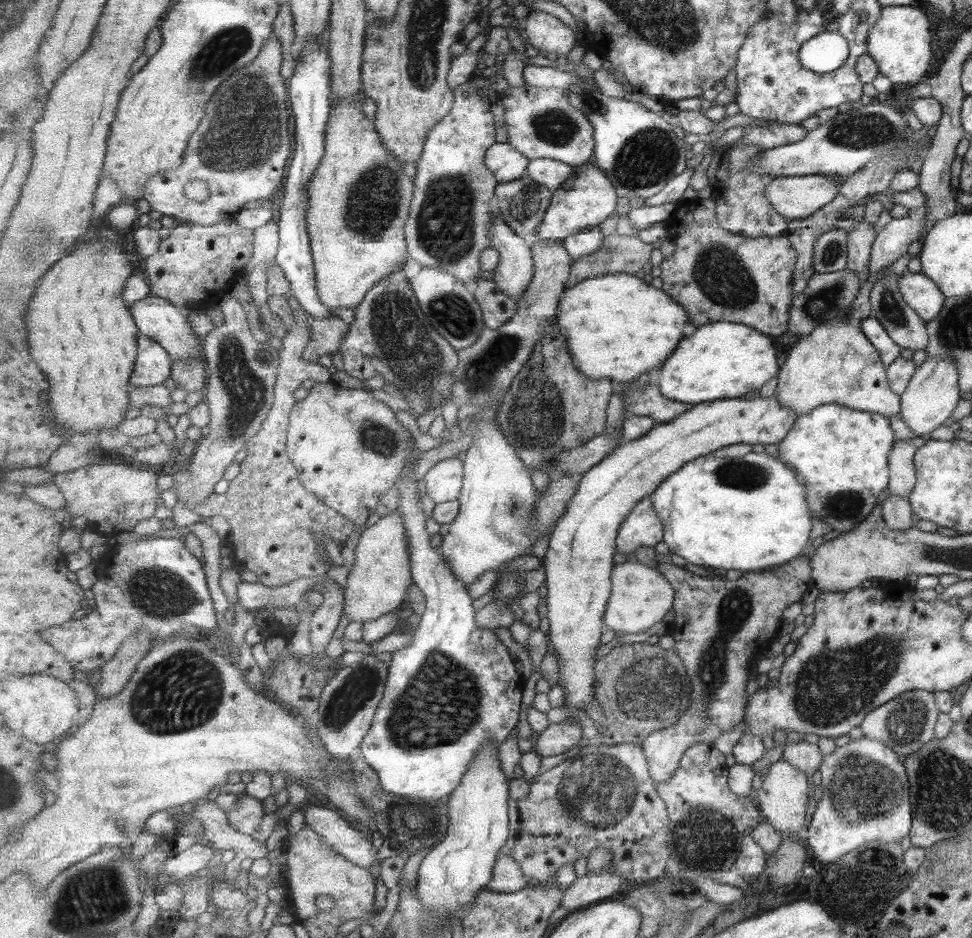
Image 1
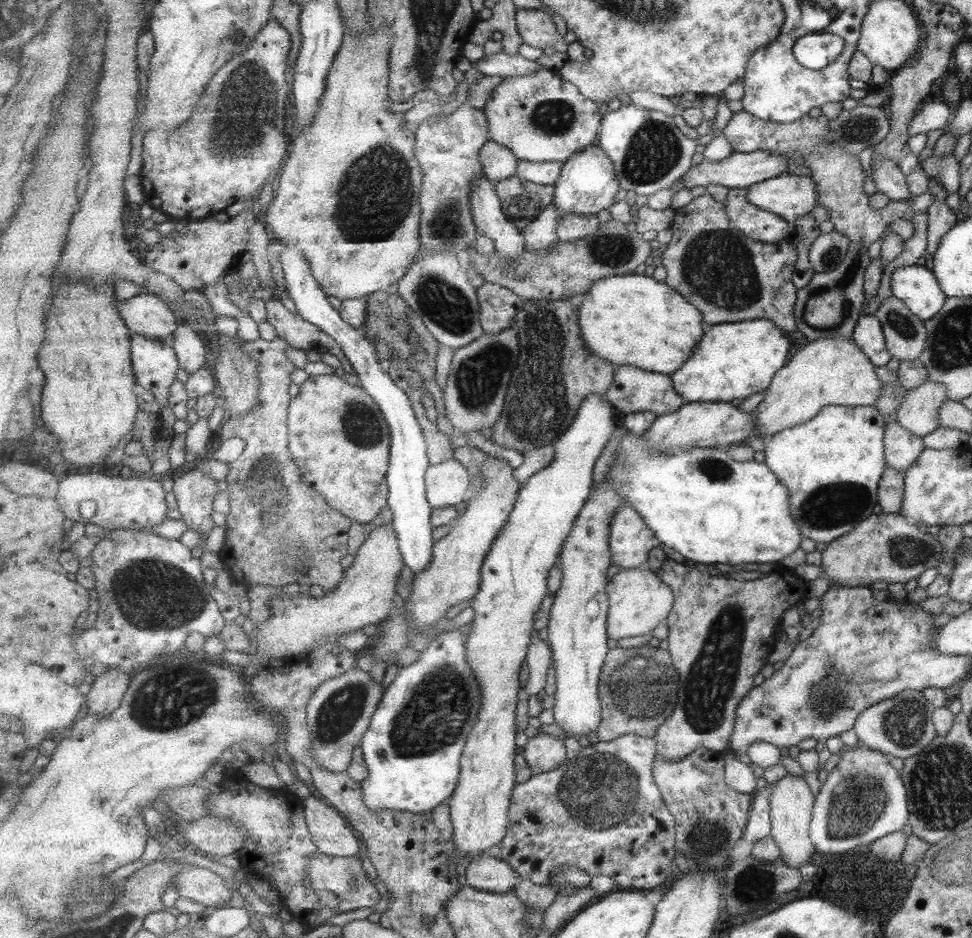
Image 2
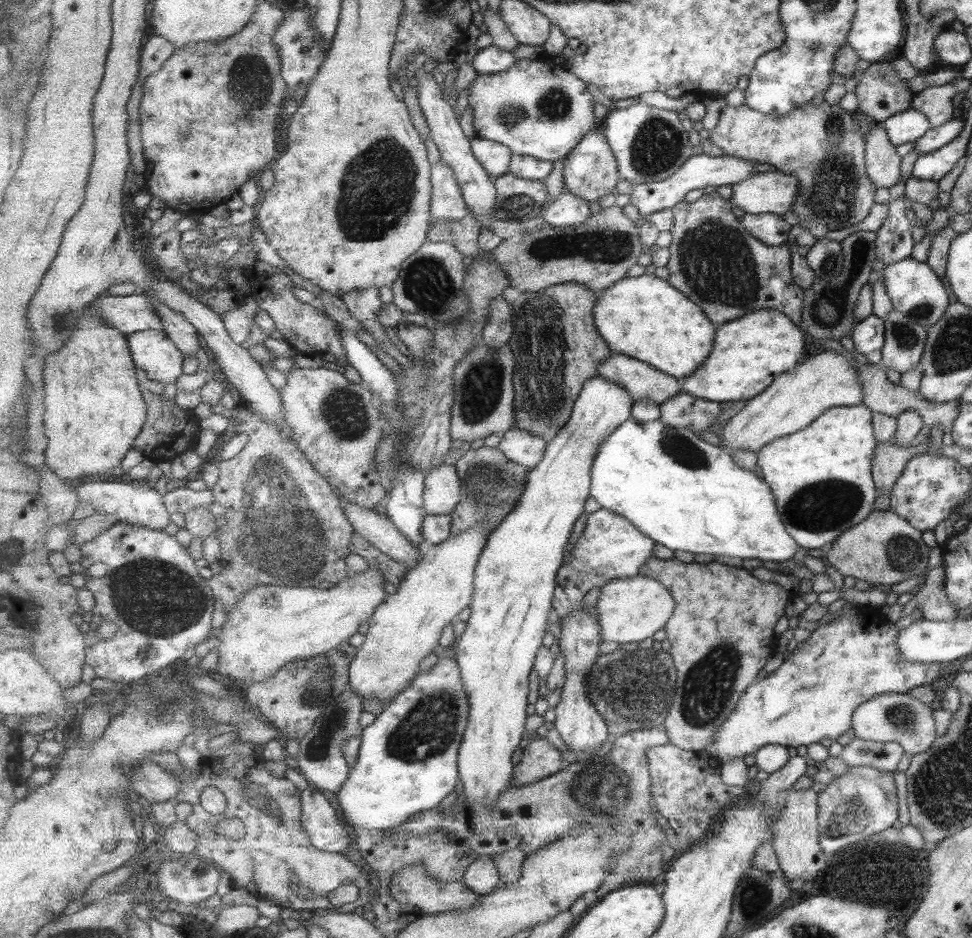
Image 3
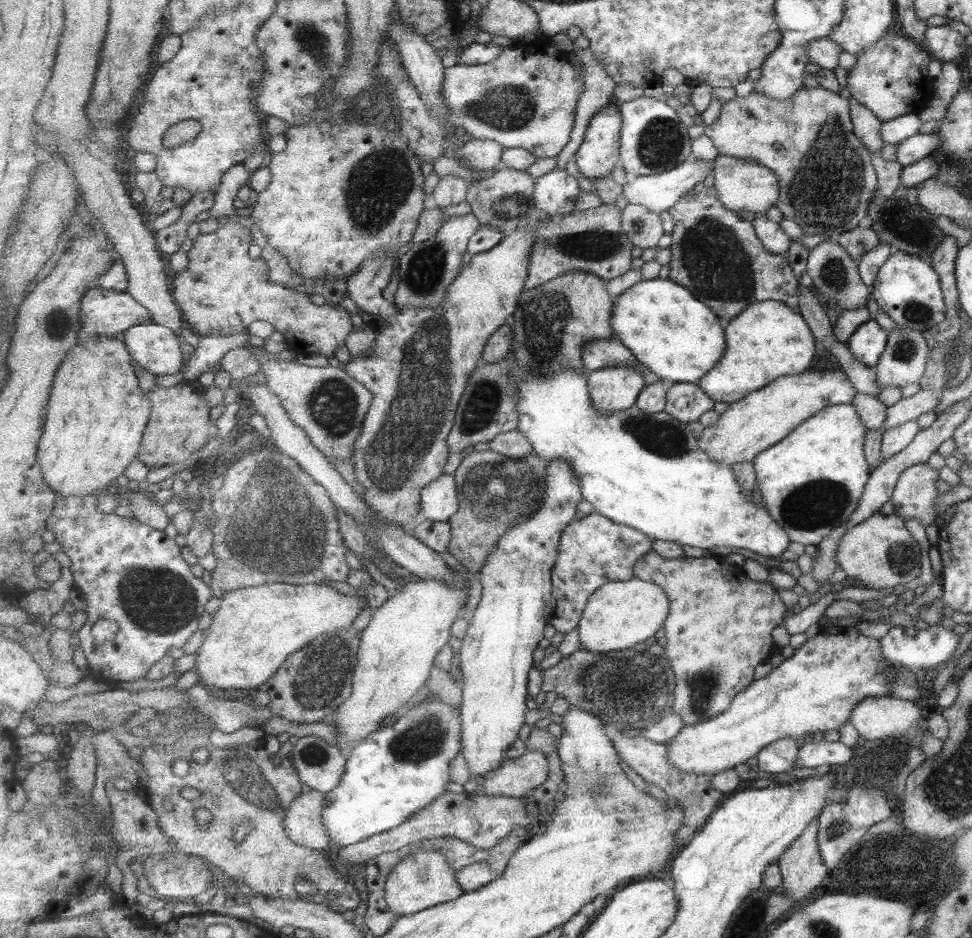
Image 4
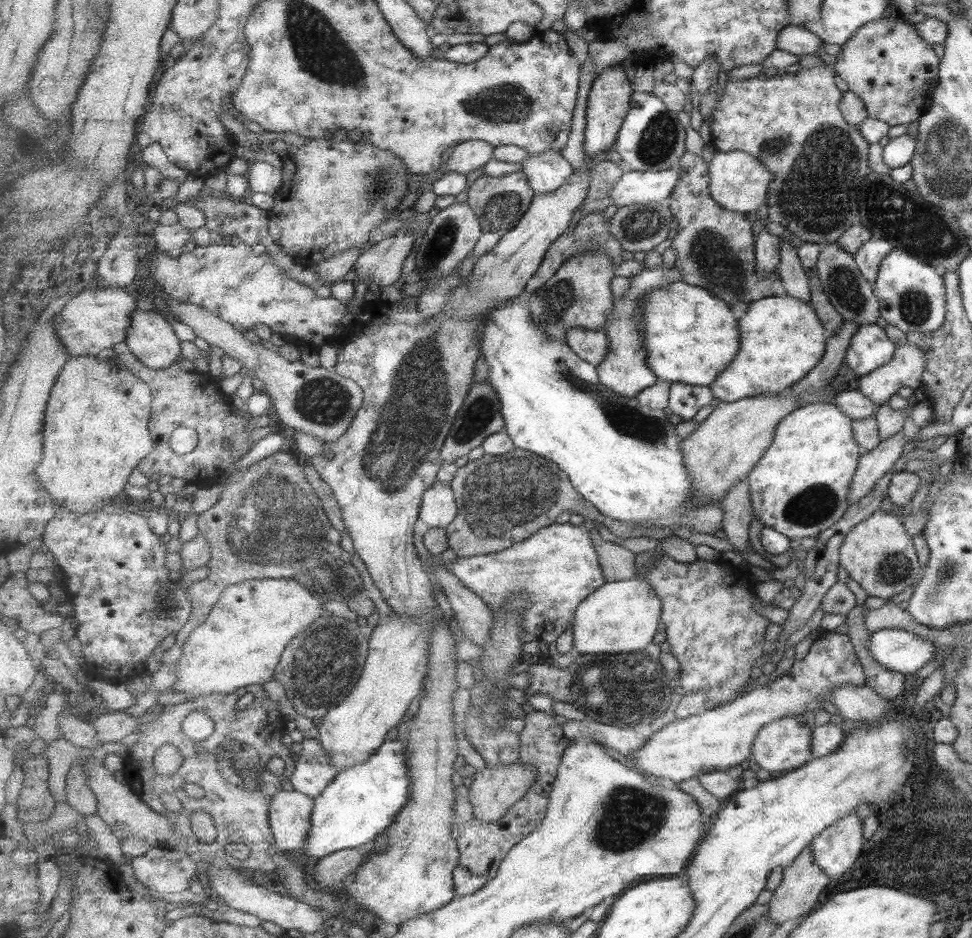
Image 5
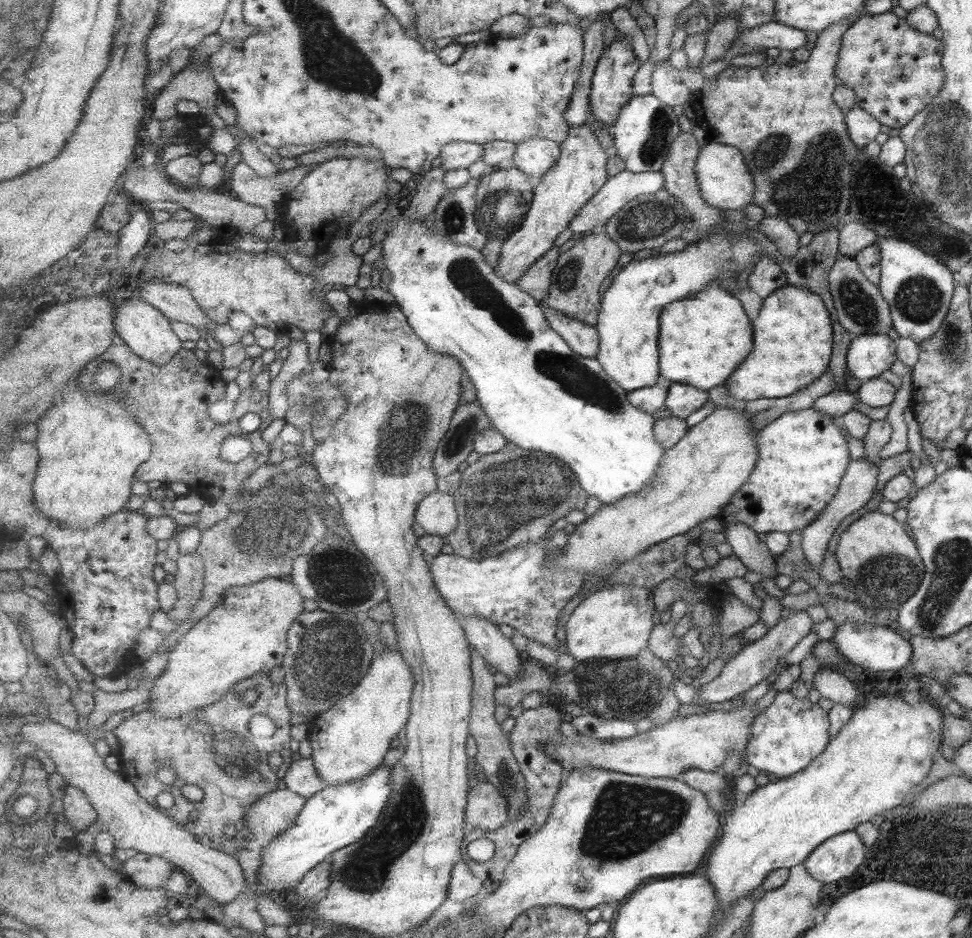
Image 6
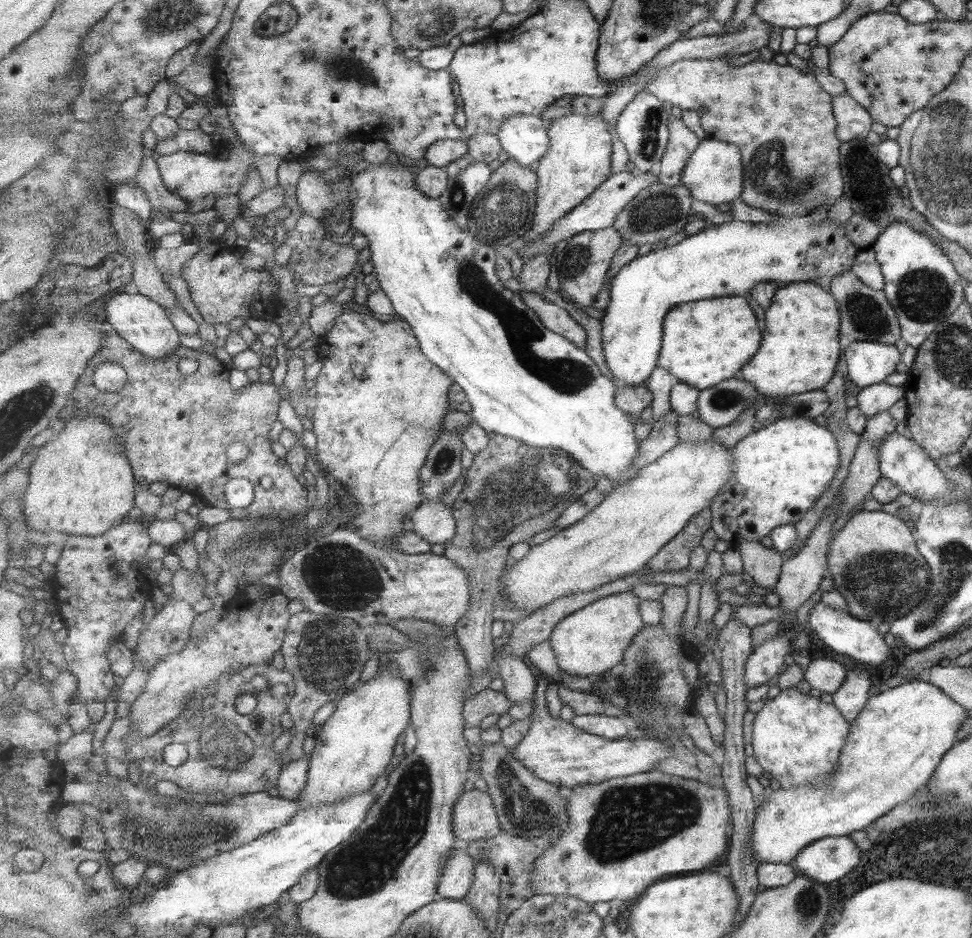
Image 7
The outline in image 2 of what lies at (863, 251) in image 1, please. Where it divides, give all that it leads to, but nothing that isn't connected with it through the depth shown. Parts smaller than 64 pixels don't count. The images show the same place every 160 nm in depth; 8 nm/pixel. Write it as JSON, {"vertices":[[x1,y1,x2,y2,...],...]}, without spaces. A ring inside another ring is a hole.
{"vertices":[[742,110,733,114,722,134,737,152,769,151,788,158,794,167,809,168,811,176,808,178,813,180,817,188,819,201,816,206,827,210,828,220,834,226,833,231,846,236,849,242,861,243,867,247,884,234,890,222,909,215,911,199,890,200,883,208,875,210,867,206,867,196,863,192,863,170,857,160,858,156,824,139,829,129,828,124,829,119,823,115,818,118,805,115,798,121,779,123,761,120]]}

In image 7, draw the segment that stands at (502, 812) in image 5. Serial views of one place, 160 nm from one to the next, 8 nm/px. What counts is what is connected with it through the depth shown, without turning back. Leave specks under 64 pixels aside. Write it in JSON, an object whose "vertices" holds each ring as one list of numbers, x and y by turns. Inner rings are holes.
{"vertices":[[477,789,465,791,457,802,453,822,457,840,466,845,489,840,503,831,492,795]]}

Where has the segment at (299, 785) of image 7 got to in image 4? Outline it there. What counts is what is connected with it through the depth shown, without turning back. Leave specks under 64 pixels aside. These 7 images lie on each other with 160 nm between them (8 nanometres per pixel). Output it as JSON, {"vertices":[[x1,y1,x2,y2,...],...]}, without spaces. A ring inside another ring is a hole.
{"vertices":[[301,736,292,752,301,782,311,789,327,794,340,785,348,759,338,748,320,736]]}

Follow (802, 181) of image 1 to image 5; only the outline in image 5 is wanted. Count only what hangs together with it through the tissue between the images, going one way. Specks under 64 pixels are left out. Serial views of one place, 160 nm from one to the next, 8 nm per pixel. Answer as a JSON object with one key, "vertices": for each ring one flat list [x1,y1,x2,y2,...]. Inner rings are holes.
{"vertices":[[716,150,710,162,710,190,717,203,738,213,755,212,768,201,769,186,773,174,759,158,743,151,723,152]]}

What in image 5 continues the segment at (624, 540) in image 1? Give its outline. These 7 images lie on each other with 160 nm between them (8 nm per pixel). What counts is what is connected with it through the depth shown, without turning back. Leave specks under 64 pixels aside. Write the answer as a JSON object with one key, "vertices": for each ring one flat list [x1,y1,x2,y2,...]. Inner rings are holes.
{"vertices":[[553,524,500,553,457,557,446,562,445,567,463,581,467,589,477,593,494,614,504,612,502,606,511,595,523,593,530,605,524,610,522,629,537,640,551,644,572,624,577,607,607,582,593,531,594,528,587,531,581,525]]}

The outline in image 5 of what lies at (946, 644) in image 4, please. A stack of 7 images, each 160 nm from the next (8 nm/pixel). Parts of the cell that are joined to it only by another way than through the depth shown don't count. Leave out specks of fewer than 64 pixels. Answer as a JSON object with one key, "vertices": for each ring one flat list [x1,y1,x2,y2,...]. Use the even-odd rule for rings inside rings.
{"vertices":[[881,629,868,638,869,655,886,670,913,674,933,659,935,648,905,630]]}

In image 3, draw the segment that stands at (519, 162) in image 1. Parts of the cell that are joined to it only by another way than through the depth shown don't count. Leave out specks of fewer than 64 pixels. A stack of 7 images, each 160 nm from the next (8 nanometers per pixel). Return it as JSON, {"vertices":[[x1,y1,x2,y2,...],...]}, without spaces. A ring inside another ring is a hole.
{"vertices":[[475,136,471,141,472,151,493,179,510,173,514,154,508,146,479,136]]}

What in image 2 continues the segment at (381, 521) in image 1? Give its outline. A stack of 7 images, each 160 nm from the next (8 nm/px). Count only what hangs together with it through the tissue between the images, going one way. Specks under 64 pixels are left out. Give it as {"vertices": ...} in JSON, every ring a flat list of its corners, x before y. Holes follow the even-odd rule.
{"vertices":[[380,524,380,527,370,532,368,538,356,552,354,563,346,569,344,578,337,590,326,592,326,596,319,600,310,596,306,590,295,598,280,592,275,600,271,600,271,618,266,621,255,622,254,630,250,634,250,644,254,648,254,655,259,657,265,655,271,655,271,657,299,655,318,648,319,646,316,647,315,644,320,644,325,636,328,636,329,641,335,641,337,637,344,634,355,632,357,629,372,624,379,624,391,612,395,612,393,598,398,595,400,578,405,566,399,535,395,532,395,528,391,524]]}

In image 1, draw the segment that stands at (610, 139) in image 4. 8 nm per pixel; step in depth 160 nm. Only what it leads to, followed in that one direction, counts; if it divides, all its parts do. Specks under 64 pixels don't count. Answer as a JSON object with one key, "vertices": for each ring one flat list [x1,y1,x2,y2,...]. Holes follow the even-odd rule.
{"vertices":[[593,161,577,168,579,170,577,176,565,182,563,188,554,192,552,205,548,208,544,222,539,227,541,238,563,243,572,234,599,226,611,216,611,212,616,212,615,208,619,204,620,196,612,180,605,174,605,170,601,170,601,167]]}

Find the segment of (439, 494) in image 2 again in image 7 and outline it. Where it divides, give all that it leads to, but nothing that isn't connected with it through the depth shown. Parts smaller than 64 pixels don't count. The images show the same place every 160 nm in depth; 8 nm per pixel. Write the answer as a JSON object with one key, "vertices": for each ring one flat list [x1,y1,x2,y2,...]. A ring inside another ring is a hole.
{"vertices":[[441,498,426,500,415,512,412,522,414,532,427,542,443,544,453,541,457,533,457,522,452,507,447,506]]}

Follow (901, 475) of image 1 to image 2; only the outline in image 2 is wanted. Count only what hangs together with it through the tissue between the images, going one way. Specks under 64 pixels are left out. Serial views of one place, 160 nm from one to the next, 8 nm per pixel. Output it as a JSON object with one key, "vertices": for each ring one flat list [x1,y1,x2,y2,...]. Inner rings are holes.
{"vertices":[[888,419,884,430,883,445,886,465,903,474,924,449,921,437,907,432,899,423]]}

